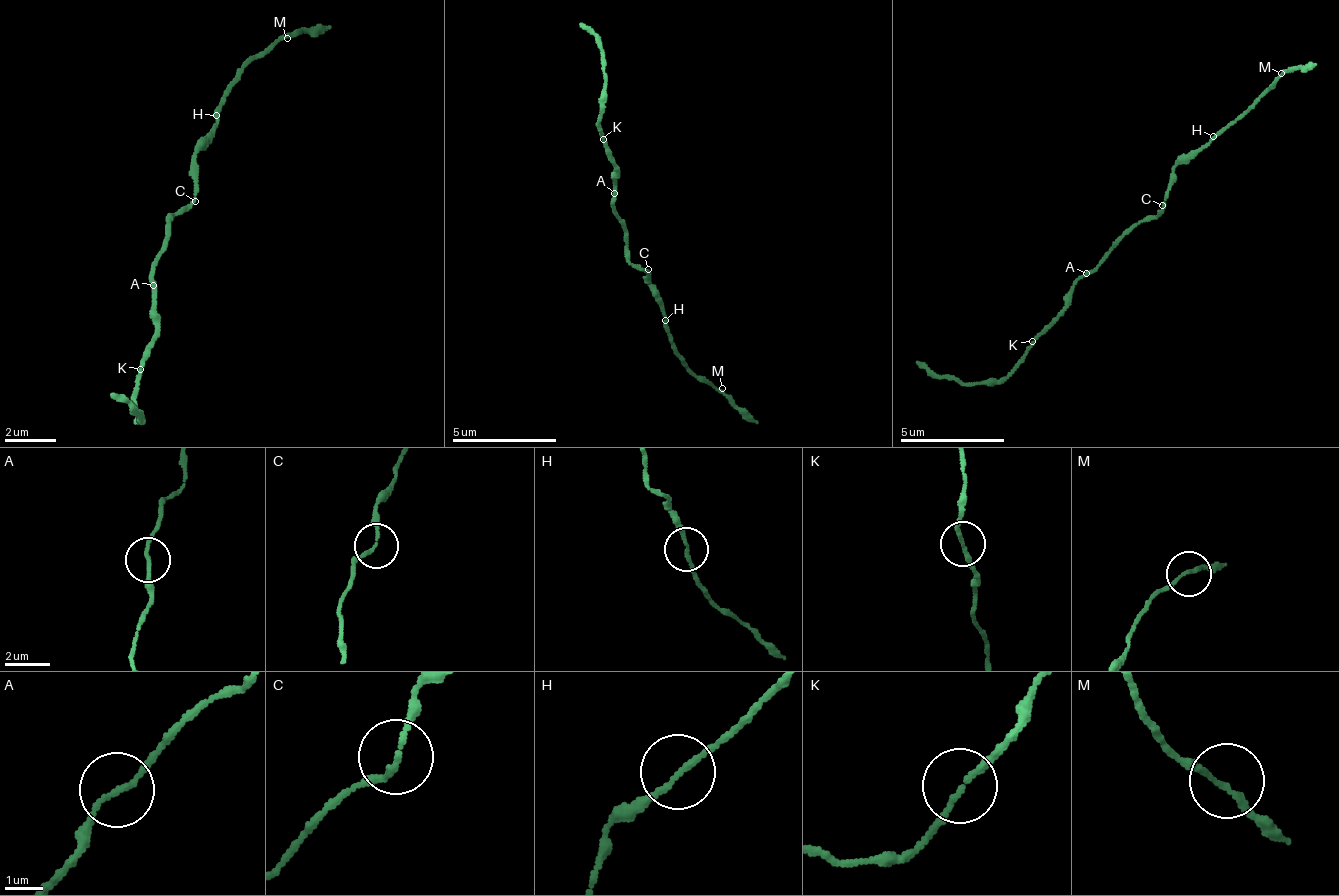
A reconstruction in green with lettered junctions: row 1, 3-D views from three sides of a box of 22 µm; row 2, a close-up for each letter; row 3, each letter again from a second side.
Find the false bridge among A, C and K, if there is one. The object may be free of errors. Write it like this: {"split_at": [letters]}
{"split_at": []}

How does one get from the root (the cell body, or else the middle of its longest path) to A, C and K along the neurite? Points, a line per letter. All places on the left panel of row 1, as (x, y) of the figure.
A: (171, 225), (171, 238), (151, 270), (151, 283)
C: (171, 225), (171, 219), (183, 206), (190, 206), (196, 199)
K: (171, 225), (171, 238), (151, 270), (151, 322), (158, 328), (158, 335), (138, 367)

